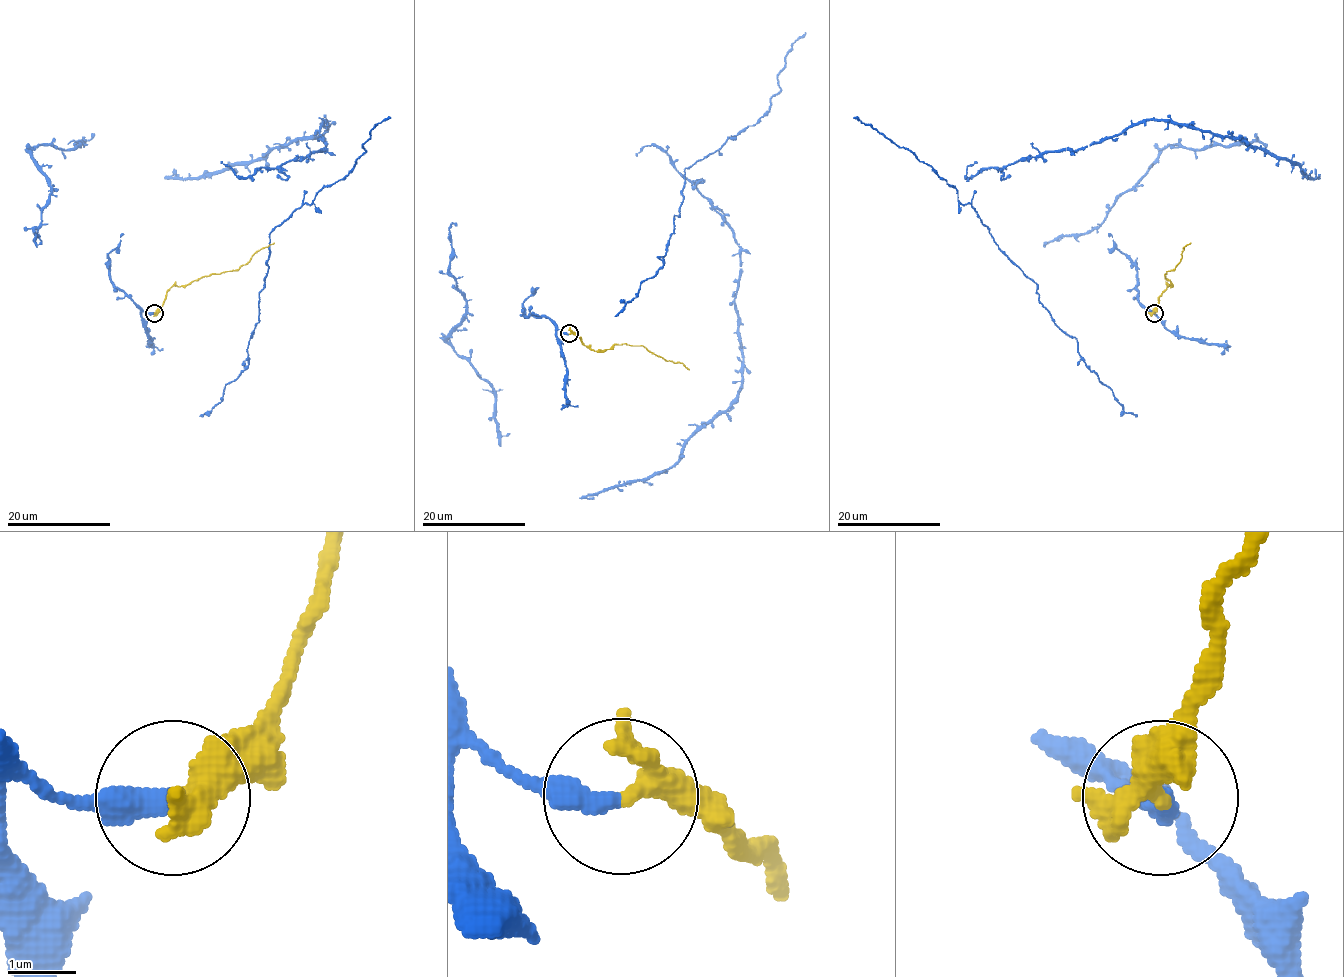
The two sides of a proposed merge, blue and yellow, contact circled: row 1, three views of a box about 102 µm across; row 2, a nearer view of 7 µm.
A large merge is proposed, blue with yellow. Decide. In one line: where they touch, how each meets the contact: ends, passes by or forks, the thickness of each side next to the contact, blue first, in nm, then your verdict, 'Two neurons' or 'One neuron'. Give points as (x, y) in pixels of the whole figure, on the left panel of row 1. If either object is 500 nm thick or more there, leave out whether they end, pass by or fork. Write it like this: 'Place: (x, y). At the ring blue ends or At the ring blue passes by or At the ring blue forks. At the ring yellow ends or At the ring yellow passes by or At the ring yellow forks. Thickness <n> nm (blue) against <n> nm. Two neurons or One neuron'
Place: (154, 313). At the ring blue ends. At the ring yellow passes by. Thickness 360 nm (blue) against 300 nm. Two neurons

